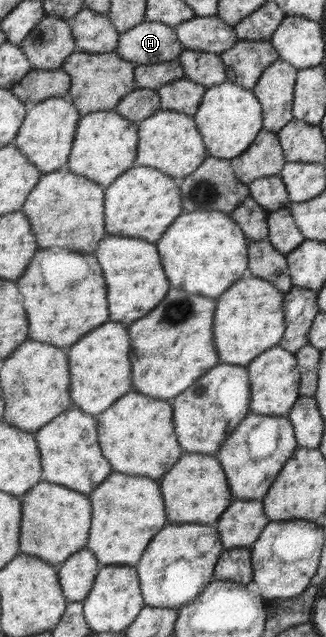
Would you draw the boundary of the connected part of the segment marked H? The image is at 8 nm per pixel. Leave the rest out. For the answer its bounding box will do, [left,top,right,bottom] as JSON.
[116,21,184,64]

